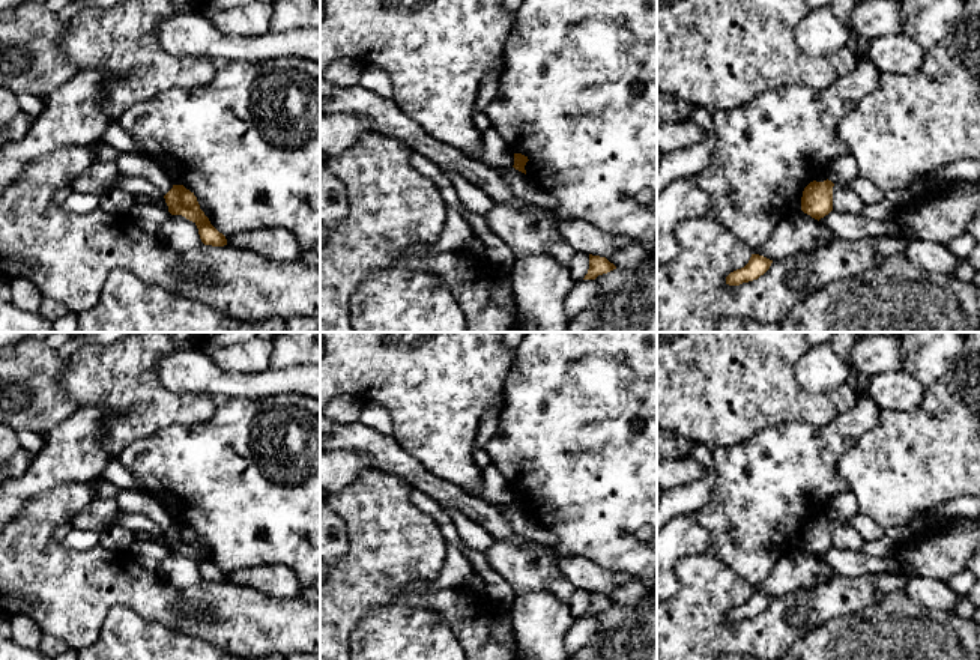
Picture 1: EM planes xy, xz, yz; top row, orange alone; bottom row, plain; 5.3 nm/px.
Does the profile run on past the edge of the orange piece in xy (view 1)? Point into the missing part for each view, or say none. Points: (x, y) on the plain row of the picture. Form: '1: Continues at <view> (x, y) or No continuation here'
1: No continuation here

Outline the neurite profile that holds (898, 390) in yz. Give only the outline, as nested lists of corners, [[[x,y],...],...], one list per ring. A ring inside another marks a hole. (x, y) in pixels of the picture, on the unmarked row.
[[[893,370],[872,376],[866,391],[869,398],[878,404],[881,410],[911,412],[918,407],[923,400],[921,383],[905,370]]]

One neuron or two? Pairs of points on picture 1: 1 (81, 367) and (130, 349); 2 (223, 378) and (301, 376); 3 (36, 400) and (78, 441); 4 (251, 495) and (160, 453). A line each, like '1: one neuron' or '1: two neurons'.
1: one neuron
2: one neuron
3: two neurons
4: one neuron

